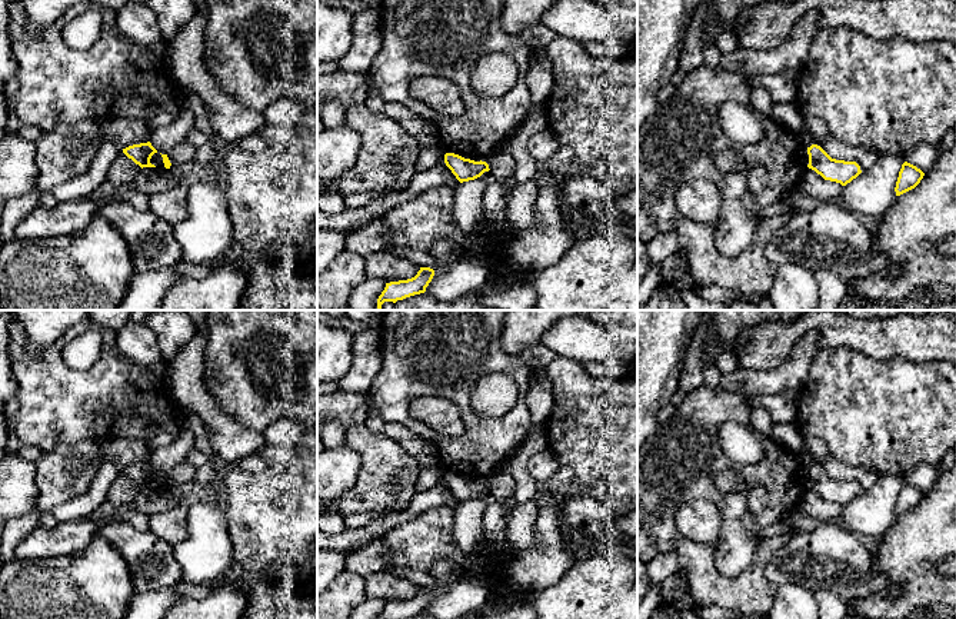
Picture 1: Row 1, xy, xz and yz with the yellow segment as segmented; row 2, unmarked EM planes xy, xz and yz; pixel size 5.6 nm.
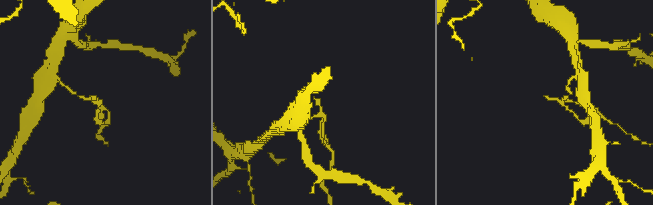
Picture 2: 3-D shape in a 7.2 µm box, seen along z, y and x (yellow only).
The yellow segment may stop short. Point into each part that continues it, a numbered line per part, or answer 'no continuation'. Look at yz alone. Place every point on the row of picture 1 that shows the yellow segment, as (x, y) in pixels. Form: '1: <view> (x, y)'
no continuation

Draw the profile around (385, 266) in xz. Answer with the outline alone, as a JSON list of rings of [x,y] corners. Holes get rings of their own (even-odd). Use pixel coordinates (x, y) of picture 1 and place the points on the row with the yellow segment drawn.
[[[374,252],[364,259],[367,277],[386,283],[412,279],[419,270],[420,267],[414,263],[389,252]]]

